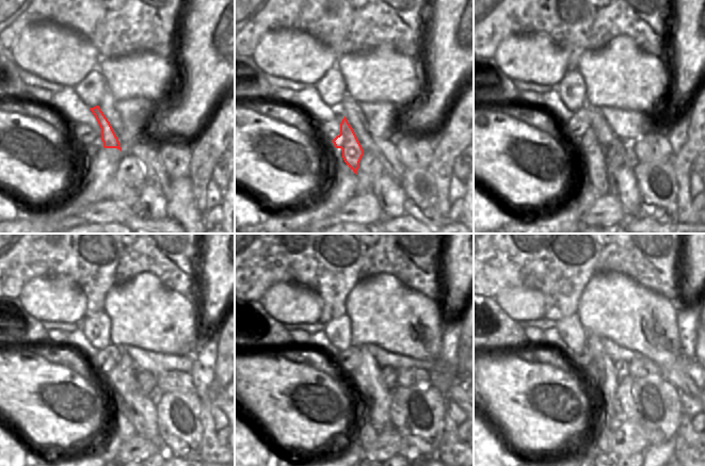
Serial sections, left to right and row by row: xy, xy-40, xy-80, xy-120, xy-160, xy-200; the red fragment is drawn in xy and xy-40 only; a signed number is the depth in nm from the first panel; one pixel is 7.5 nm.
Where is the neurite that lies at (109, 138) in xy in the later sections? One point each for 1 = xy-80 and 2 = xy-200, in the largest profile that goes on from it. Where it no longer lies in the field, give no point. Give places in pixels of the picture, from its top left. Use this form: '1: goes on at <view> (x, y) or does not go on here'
1: goes on at xy-80 (592, 155)
2: goes on at xy-200 (604, 435)

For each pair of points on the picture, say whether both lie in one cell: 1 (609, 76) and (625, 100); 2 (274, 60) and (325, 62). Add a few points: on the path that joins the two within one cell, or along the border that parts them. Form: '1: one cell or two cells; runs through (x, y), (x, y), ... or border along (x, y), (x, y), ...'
1: one cell; runs through (615, 82), (625, 94)
2: one cell; runs through (287, 60), (313, 60)

